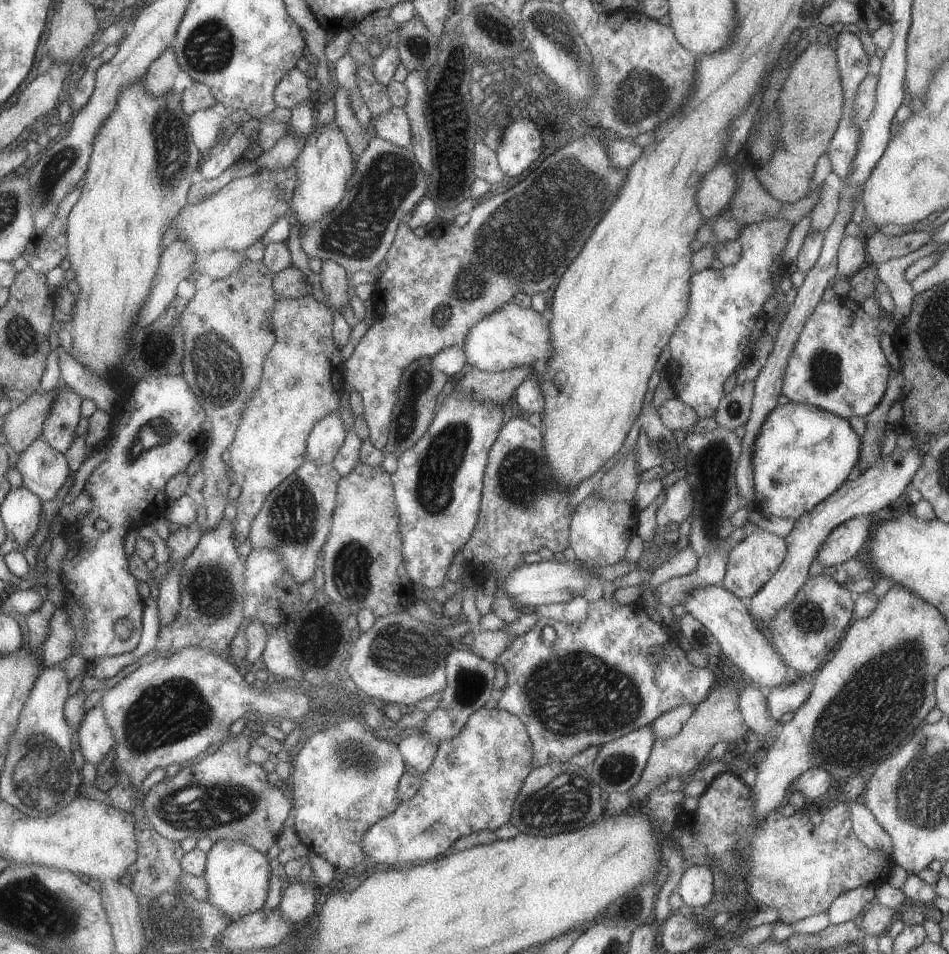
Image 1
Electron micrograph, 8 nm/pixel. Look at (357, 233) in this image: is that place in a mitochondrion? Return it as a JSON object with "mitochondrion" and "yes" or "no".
{"mitochondrion":"yes"}

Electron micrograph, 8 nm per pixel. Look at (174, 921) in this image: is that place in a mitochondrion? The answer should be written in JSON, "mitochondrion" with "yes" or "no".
{"mitochondrion":"yes"}

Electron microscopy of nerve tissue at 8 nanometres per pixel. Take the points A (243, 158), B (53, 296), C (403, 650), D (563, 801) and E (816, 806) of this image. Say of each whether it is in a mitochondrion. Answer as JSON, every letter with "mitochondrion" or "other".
{"A":"other","B":"other","C":"mitochondrion","D":"mitochondrion","E":"other"}

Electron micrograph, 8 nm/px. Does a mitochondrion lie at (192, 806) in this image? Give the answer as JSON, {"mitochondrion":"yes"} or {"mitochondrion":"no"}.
{"mitochondrion":"yes"}

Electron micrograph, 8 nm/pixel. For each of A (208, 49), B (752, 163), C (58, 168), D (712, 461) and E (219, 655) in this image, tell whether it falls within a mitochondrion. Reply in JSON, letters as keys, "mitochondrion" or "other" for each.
{"A":"mitochondrion","B":"other","C":"mitochondrion","D":"mitochondrion","E":"other"}

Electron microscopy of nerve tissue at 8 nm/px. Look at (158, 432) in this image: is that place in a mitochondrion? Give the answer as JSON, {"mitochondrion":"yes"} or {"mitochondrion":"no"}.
{"mitochondrion":"yes"}

